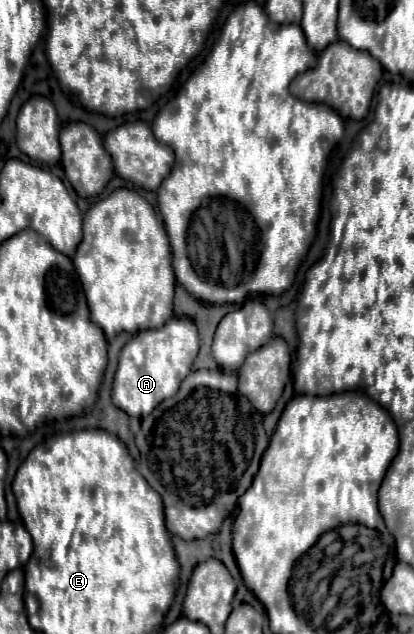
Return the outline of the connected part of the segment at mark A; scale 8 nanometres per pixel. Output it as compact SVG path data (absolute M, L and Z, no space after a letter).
M178 316L168 320L162 328L138 332L120 350L118 368L116 368L114 384L112 384L112 404L124 410L128 416L136 416L136 418L148 416L160 402L164 402L164 398L172 398L172 394L176 394L176 390L180 388L180 382L190 374L192 362L198 356L198 340L200 336L198 336L196 324L190 318L178 318Z

